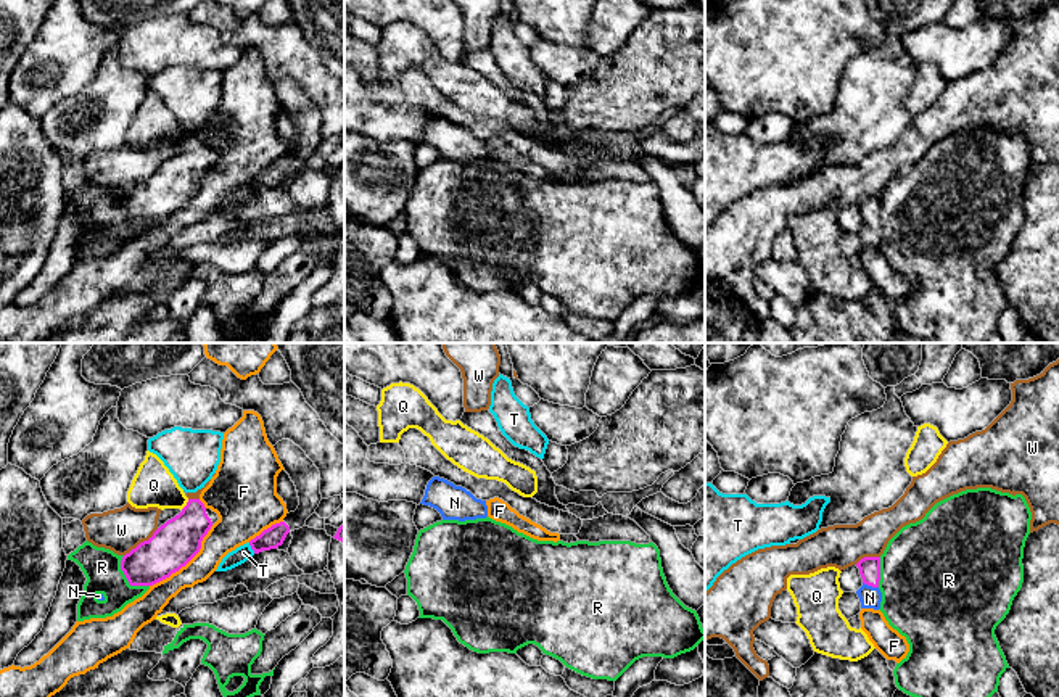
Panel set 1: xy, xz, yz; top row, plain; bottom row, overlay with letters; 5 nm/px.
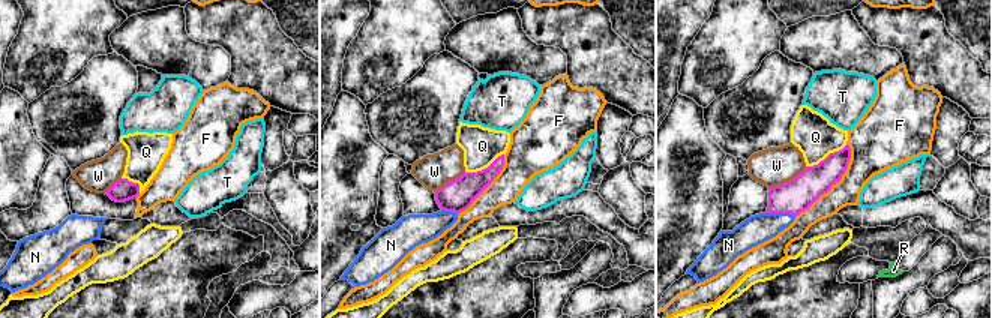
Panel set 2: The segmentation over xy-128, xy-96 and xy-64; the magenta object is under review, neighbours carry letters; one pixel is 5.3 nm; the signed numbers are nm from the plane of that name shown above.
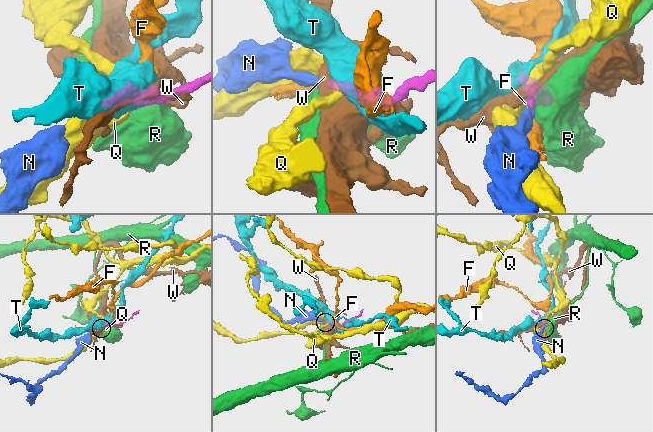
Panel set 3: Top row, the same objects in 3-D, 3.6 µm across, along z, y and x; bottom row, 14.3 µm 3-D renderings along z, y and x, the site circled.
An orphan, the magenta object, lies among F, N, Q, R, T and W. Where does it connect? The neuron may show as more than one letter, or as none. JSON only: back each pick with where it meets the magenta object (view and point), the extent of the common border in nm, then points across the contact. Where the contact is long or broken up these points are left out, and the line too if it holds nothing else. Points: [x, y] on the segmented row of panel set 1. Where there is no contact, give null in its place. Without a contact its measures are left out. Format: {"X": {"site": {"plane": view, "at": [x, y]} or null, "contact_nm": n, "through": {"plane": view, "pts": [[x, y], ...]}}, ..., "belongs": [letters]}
{"N": {"site": {"plane": "yz", "at": [871, 585]}, "contact_nm": 90, "through": {"plane": "yz", "pts": [[869, 567], [871, 585], [869, 598]]}}, "belongs": ["N"]}

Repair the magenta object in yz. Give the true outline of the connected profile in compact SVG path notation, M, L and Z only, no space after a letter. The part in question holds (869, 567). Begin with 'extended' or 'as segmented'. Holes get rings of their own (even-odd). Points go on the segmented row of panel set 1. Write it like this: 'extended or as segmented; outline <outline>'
extended; outline M864 557L856 567L863 578L863 586L856 591L861 608L880 608L882 592L879 589L880 581L880 557Z

